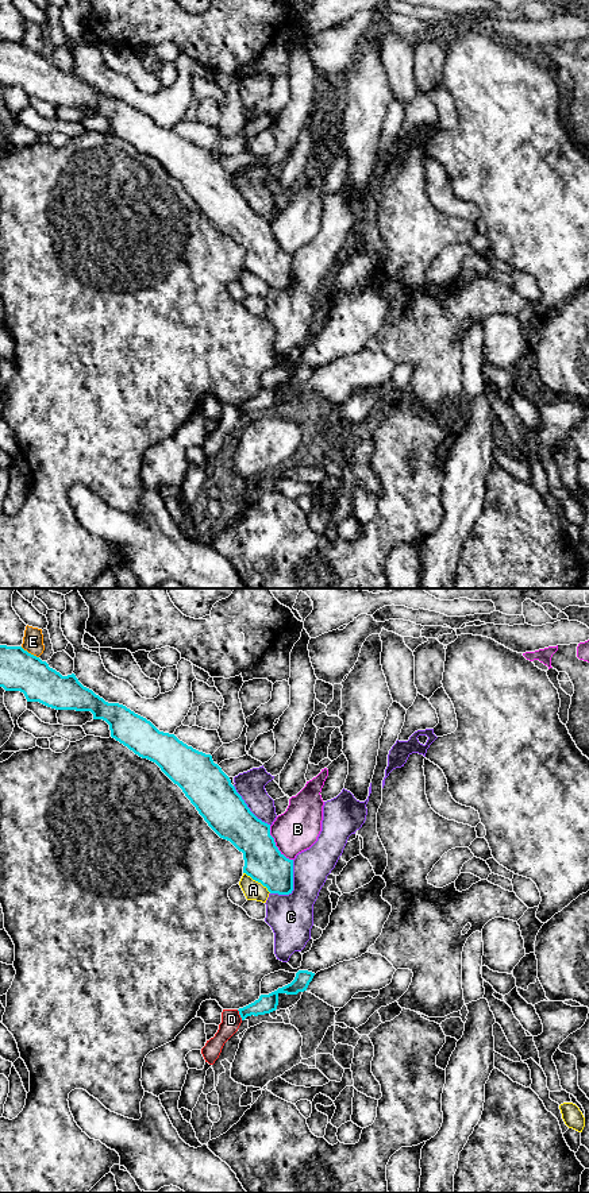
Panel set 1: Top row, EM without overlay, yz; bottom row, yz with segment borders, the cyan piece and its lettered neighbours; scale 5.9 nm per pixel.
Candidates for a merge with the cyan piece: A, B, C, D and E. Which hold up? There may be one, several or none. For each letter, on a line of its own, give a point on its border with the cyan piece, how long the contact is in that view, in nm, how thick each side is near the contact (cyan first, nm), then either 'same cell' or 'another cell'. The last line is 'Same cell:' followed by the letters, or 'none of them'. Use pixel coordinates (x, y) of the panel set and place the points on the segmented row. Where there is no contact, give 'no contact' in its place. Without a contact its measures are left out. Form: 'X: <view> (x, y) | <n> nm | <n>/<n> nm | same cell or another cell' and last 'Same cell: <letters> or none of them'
A: yz (257, 880) | 200 nm | 240/120 nm | another cell
B: yz (274, 845) | 240 nm | 240/260 nm | another cell
C: yz (292, 885) | 240 nm | 240/280 nm | another cell
D: yz (239, 1014) | 70 nm | 110/120 nm | another cell
E: yz (30, 653) | 130 nm | 240/130 nm | another cell
Same cell: none of them

